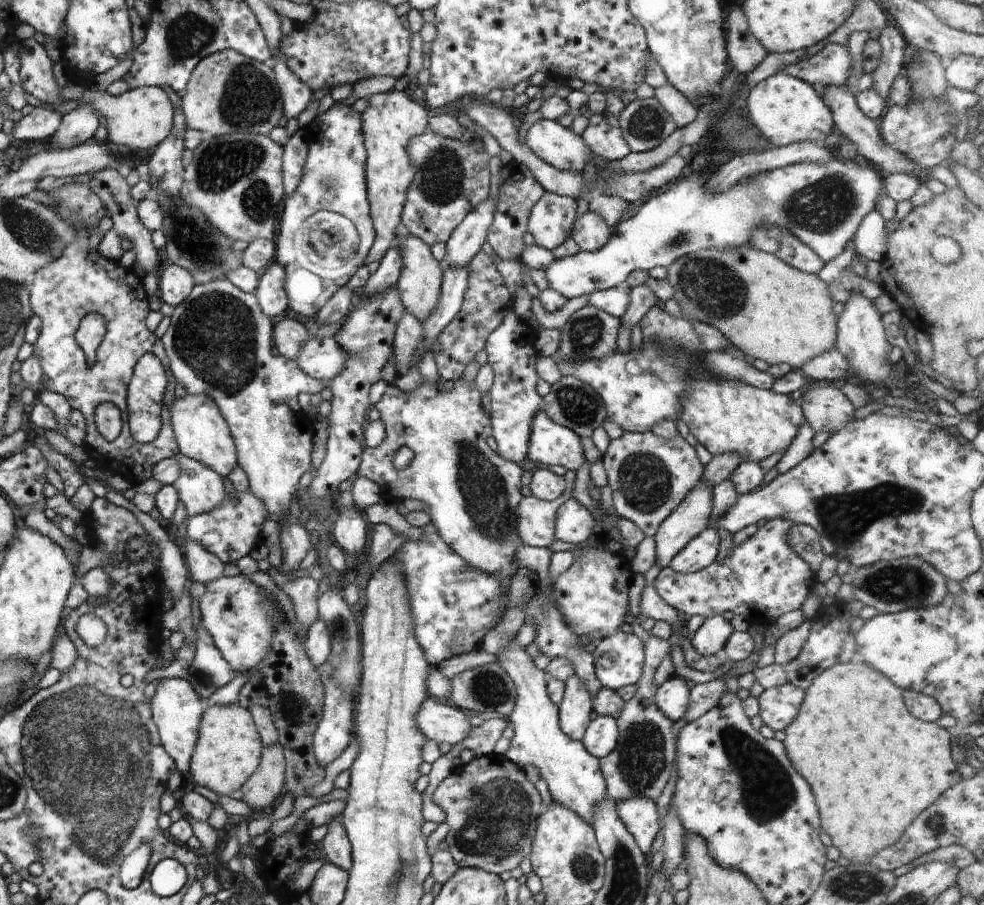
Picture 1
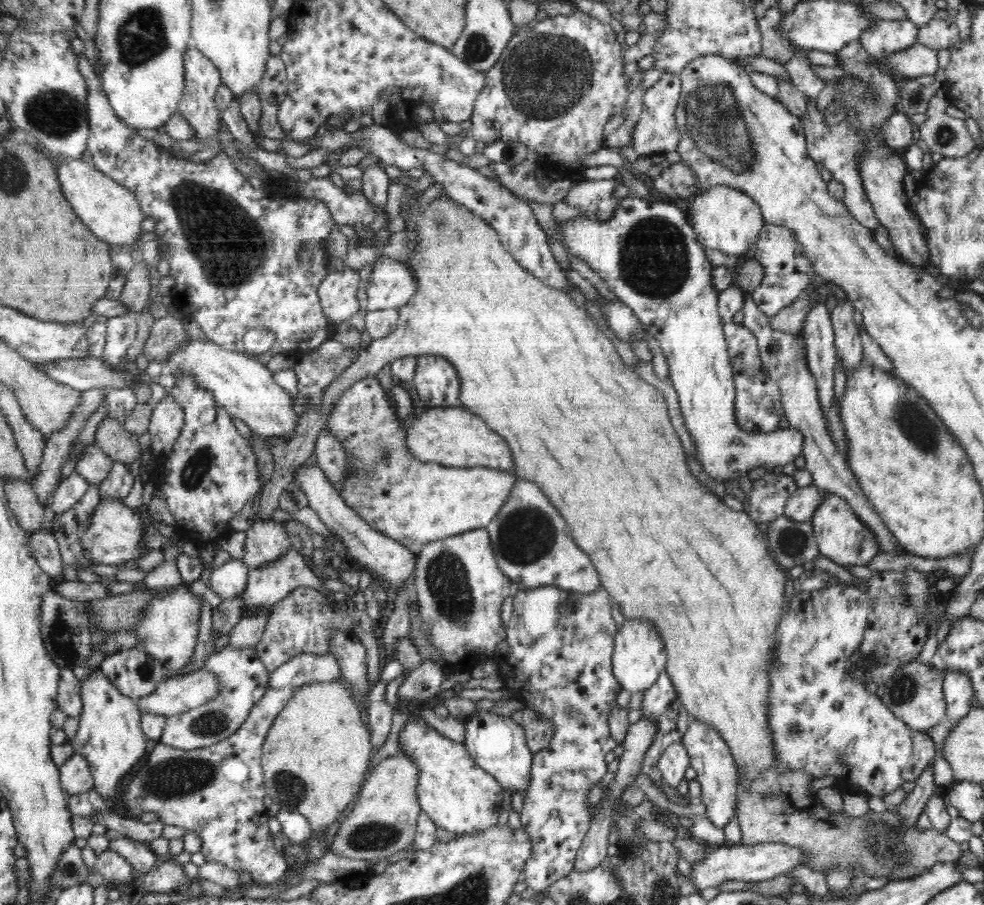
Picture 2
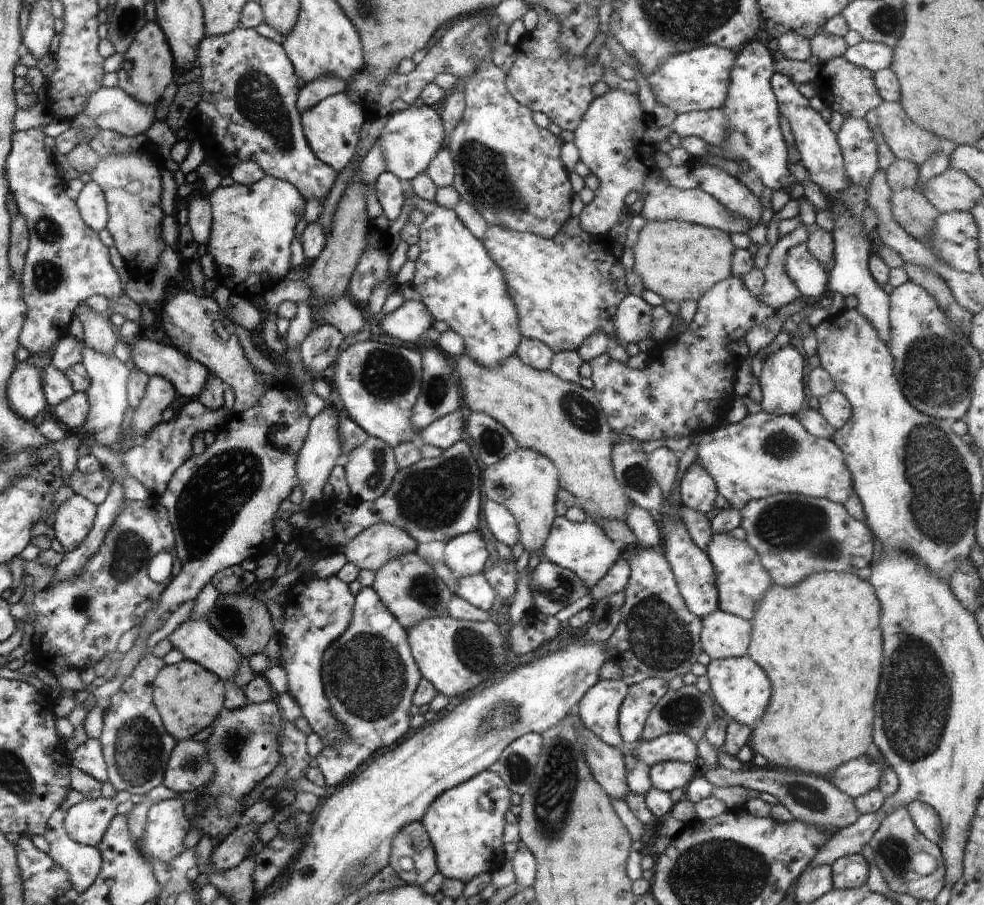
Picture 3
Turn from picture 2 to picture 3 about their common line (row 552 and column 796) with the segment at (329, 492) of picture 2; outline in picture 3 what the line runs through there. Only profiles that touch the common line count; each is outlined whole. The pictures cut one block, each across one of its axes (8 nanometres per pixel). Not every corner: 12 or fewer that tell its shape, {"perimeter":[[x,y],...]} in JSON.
{"perimeter":[[791,345],[764,360],[760,404],[793,416],[807,402],[804,357]]}

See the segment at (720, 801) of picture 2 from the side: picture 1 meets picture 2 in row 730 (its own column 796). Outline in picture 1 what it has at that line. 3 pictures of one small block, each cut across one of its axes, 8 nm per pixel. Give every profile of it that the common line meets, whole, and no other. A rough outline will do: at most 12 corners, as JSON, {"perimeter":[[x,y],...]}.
{"perimeter":[[790,683],[757,699],[765,726],[784,731],[796,718],[804,690]]}

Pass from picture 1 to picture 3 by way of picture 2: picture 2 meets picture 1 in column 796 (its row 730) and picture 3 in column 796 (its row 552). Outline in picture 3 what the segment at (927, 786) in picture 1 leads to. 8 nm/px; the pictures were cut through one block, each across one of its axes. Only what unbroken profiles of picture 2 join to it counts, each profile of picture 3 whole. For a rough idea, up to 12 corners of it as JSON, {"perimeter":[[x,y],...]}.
{"perimeter":[[858,575],[772,585],[748,656],[754,755],[828,778],[873,746],[881,604]]}

